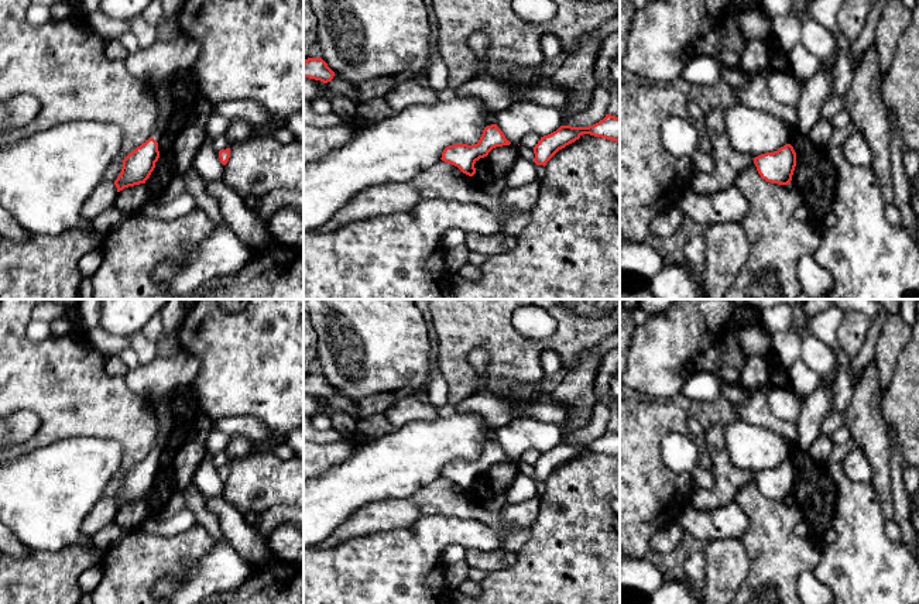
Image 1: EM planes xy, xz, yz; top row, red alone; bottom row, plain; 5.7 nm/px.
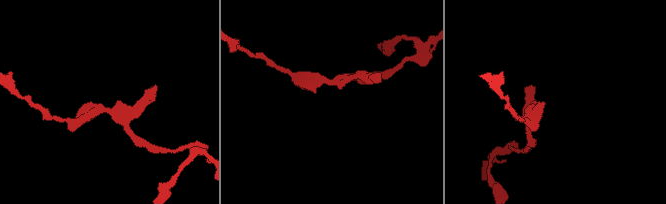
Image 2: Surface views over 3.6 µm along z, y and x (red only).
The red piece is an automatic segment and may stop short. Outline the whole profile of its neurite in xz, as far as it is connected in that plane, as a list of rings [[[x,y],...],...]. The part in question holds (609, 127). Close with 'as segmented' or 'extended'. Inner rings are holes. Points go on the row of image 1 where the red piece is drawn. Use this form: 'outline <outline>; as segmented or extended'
outline [[[606,114],[603,120],[589,127],[560,126],[556,131],[541,137],[534,147],[534,162],[546,165],[546,162],[562,148],[579,140],[583,134],[620,141],[620,119]]]; as segmented

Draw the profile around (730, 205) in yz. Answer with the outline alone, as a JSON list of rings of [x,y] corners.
[[[735,185],[713,195],[699,195],[687,188],[679,196],[676,206],[689,224],[700,230],[719,223],[741,223],[750,210],[747,198]]]

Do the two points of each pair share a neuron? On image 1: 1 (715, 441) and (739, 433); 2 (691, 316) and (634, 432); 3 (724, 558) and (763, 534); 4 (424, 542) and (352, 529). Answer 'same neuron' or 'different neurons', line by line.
1: different neurons
2: different neurons
3: different neurons
4: different neurons

